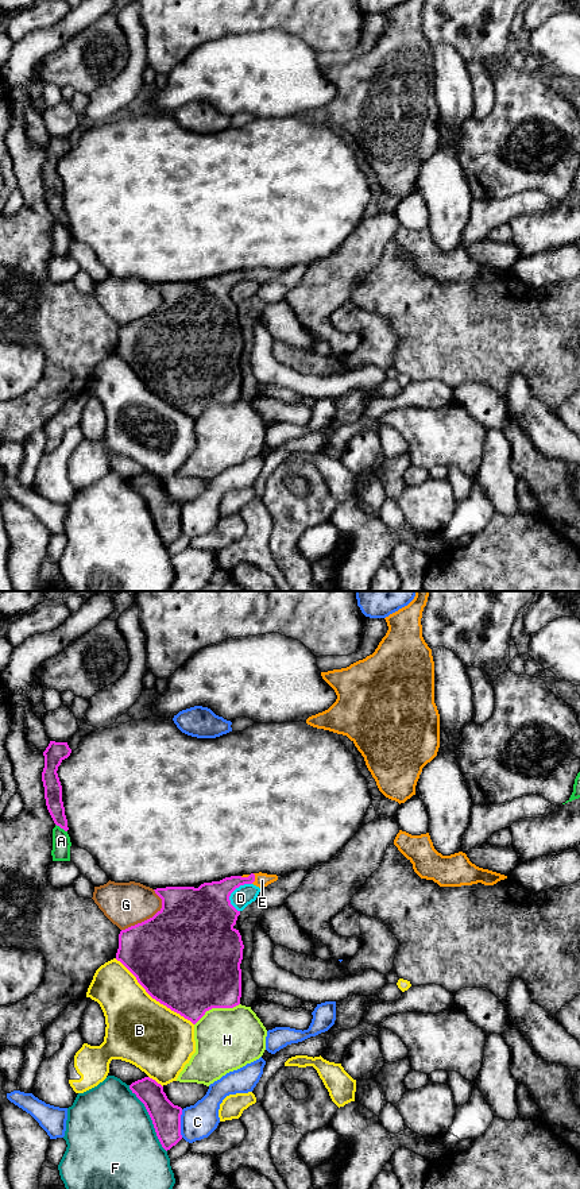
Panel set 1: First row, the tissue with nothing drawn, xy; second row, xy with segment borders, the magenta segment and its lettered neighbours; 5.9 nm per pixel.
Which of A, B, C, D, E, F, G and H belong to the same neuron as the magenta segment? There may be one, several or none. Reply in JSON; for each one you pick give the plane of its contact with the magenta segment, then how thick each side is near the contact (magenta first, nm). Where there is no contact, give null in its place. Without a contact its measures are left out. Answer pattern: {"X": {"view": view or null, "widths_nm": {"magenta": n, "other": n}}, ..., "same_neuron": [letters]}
{"E": {"view": "xy", "widths_nm": {"magenta": 160, "other": 90}}, "same_neuron": ["E"]}

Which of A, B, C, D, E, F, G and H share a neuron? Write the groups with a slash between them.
A / B / C / D / E / F / G / H

